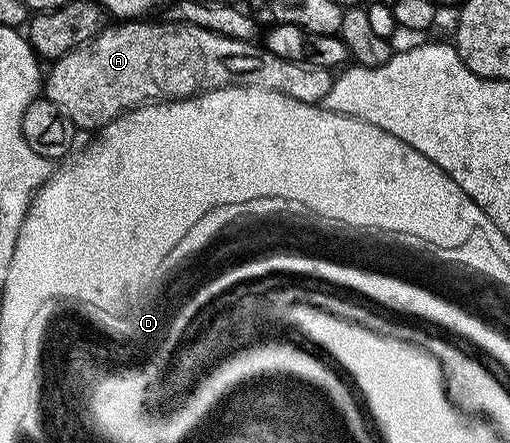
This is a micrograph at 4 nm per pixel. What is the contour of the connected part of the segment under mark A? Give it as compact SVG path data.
M150 22L115 23L92 42L53 61L54 69L49 69L44 80L45 99L60 106L83 133L97 133L127 112L151 102L192 100L205 92L235 86L266 88L301 104L311 103L312 70L308 66L284 62L284 58L276 58L257 43L224 38L200 26L146 23Z

